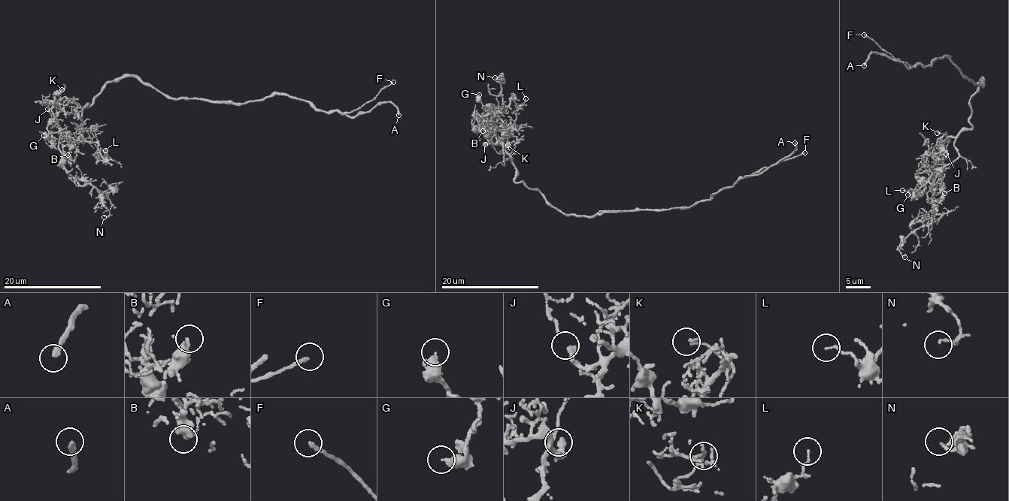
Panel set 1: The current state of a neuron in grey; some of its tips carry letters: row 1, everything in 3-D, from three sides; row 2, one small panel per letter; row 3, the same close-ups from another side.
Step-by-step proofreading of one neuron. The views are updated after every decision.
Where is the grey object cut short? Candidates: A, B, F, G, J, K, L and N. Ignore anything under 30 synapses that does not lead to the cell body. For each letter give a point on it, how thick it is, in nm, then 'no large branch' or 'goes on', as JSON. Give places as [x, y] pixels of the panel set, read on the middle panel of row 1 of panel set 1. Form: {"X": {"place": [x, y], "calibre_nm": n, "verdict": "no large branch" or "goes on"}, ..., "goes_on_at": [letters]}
{"A": {"place": [795, 143], "calibre_nm": 200, "verdict": "goes on"}, "B": {"place": [483, 131], "calibre_nm": 360, "verdict": "no large branch"}, "F": {"place": [804, 152], "calibre_nm": 190, "verdict": "goes on"}, "G": {"place": [479, 95], "calibre_nm": 400, "verdict": "no large branch"}, "J": {"place": [485, 144], "calibre_nm": 320, "verdict": "goes on"}, "K": {"place": [507, 145], "calibre_nm": 180, "verdict": "no large branch"}, "L": {"place": [525, 98], "calibre_nm": 90, "verdict": "no large branch"}, "N": {"place": [495, 77], "calibre_nm": 130, "verdict": "no large branch"}, "goes_on_at": ["A", "F", "J"]}

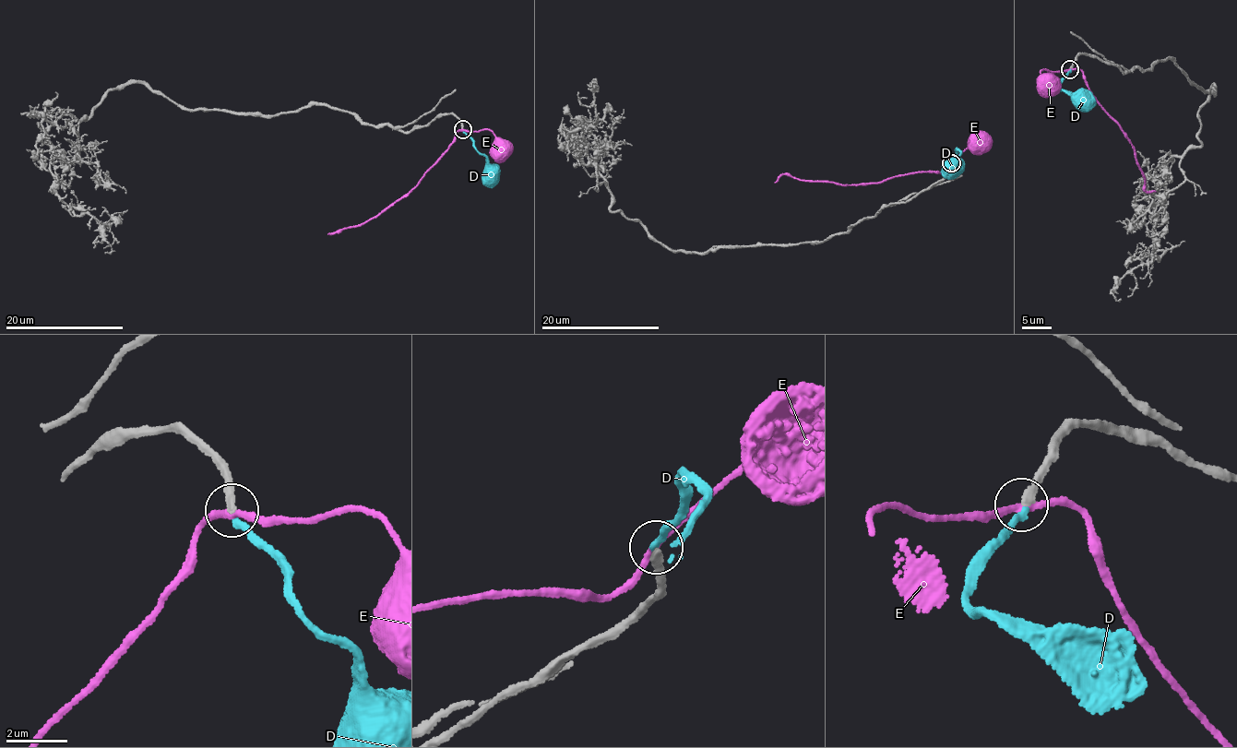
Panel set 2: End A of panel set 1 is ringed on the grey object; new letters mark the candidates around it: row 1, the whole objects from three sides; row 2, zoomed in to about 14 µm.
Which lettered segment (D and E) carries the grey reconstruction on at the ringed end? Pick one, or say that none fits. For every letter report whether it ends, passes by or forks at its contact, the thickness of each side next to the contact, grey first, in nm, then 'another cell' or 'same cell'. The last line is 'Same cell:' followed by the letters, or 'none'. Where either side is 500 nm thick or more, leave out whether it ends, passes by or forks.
D: it ends there; 220 nm thick on the grey side, 180 nm on the other; another cell
E: it passes by; 240 nm thick on the grey side, 190 nm on the other; another cell
Same cell: none

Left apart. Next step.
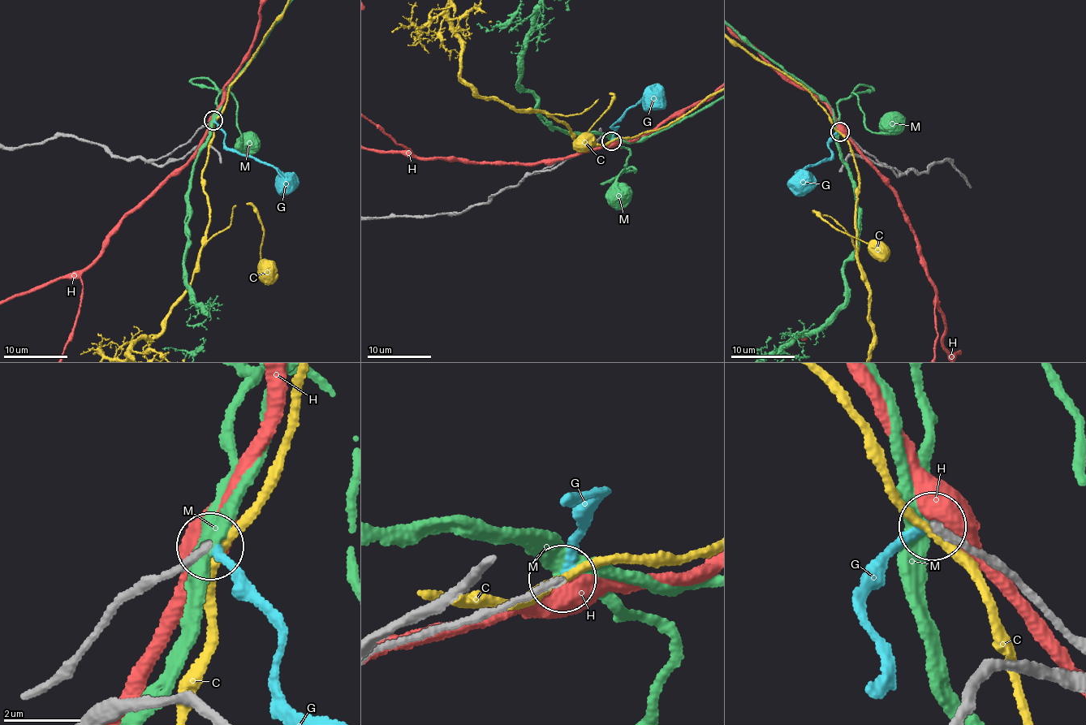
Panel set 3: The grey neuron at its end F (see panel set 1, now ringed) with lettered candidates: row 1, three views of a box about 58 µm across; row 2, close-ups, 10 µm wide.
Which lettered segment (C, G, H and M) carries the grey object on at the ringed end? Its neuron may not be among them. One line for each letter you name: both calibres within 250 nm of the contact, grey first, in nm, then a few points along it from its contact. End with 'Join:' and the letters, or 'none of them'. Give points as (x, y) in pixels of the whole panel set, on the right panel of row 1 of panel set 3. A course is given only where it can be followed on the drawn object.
Join: none of them

